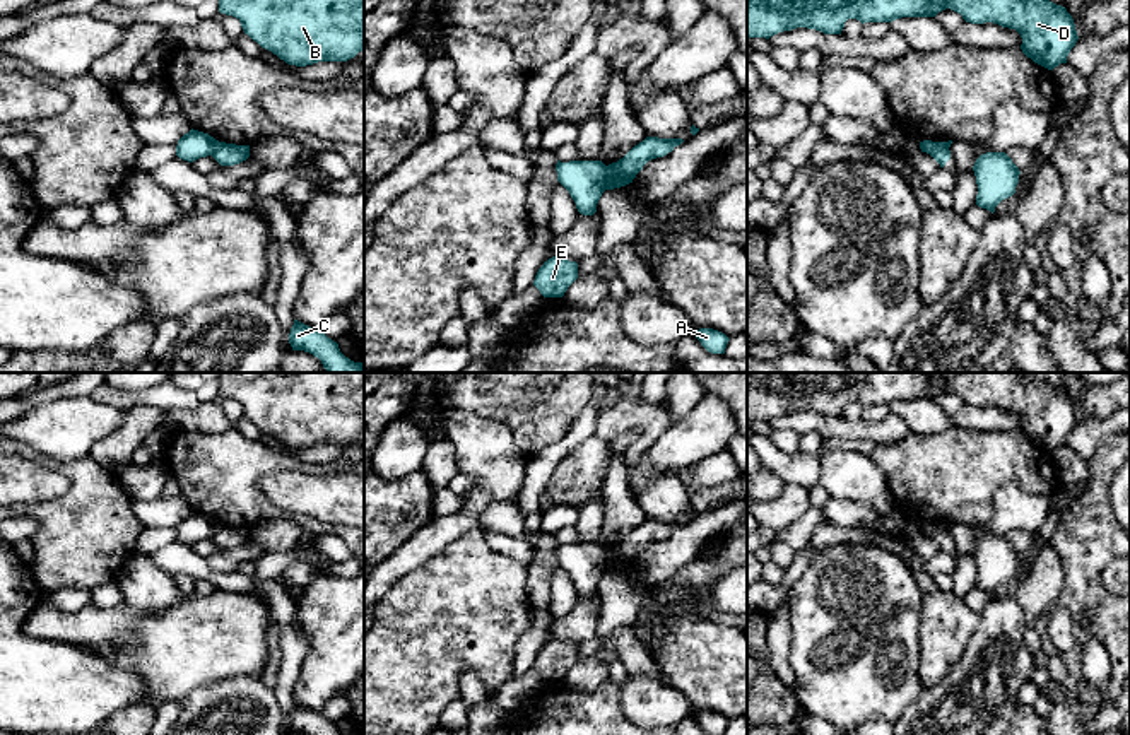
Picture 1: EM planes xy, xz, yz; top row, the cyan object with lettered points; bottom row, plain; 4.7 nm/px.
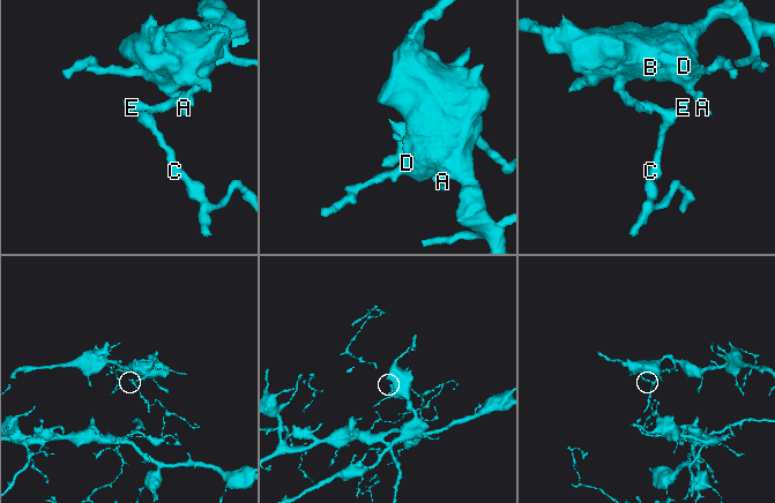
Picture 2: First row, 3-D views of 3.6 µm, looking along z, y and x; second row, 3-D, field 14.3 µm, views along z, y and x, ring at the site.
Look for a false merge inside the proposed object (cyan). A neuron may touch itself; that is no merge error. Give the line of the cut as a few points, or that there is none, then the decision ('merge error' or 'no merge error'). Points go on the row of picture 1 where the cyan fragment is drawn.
xz (607, 166), (602, 176), (602, 190) | merge error

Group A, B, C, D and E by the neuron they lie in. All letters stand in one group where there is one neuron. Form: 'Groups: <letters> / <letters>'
Groups: A B D / C E

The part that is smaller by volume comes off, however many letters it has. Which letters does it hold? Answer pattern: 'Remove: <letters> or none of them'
Remove: C, E

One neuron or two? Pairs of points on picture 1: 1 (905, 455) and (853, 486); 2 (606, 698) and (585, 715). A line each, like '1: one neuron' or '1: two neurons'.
1: two neurons
2: one neuron

